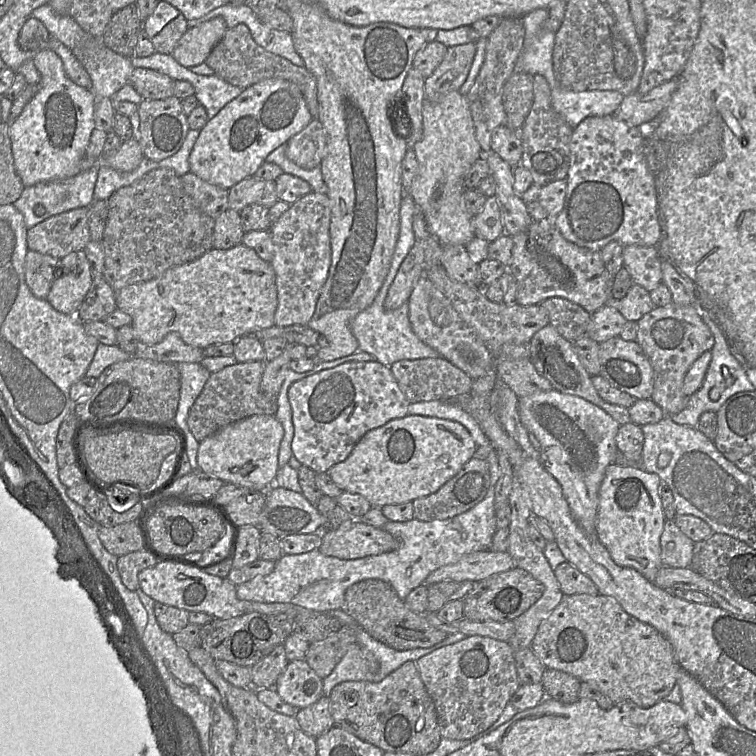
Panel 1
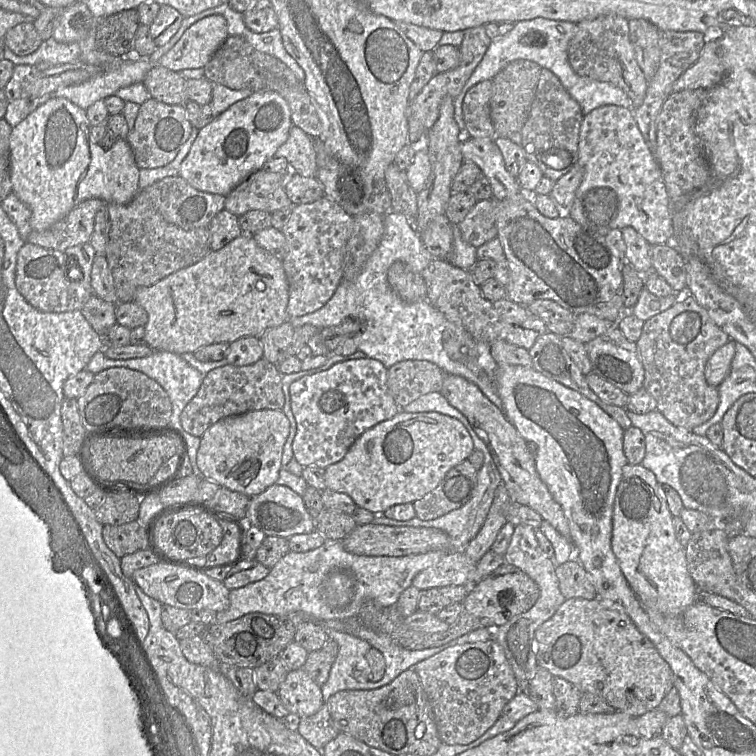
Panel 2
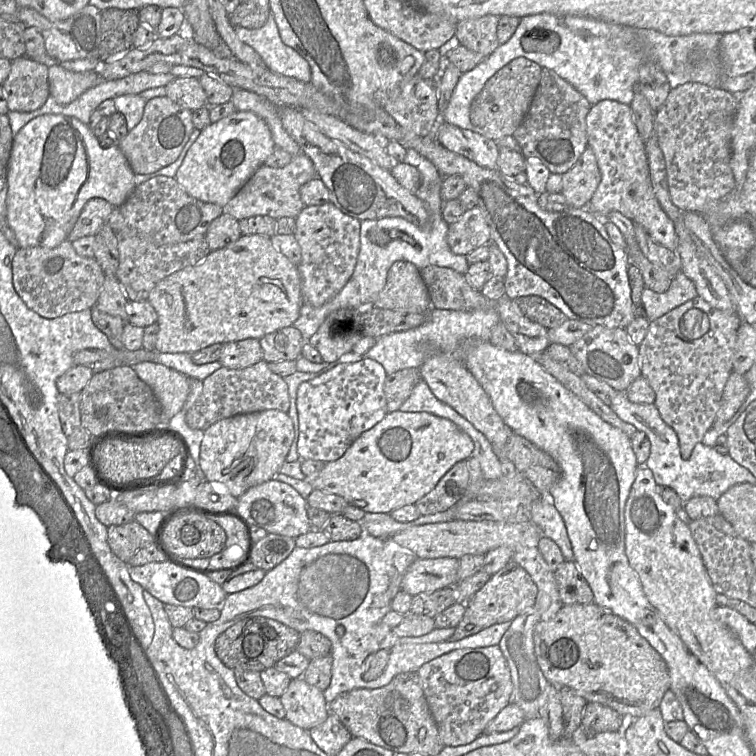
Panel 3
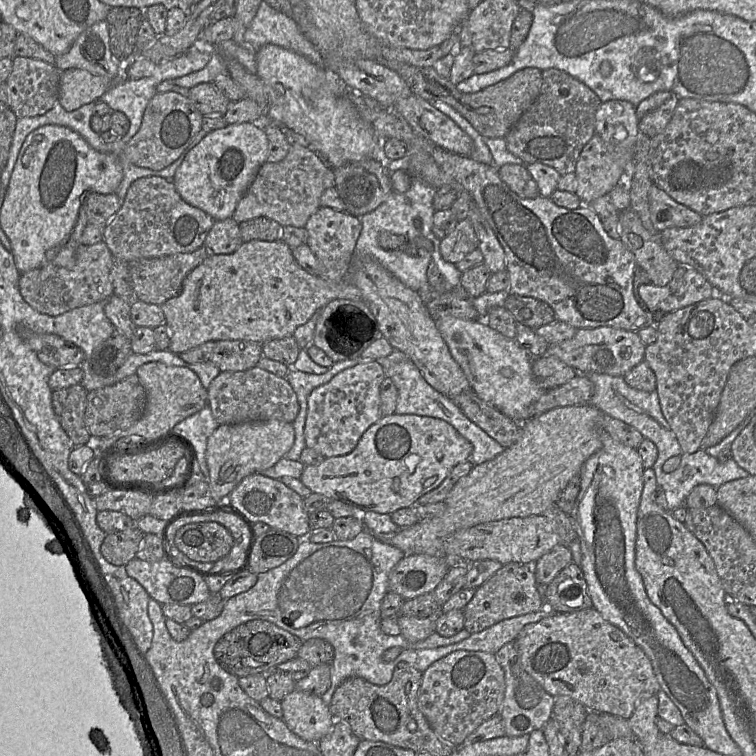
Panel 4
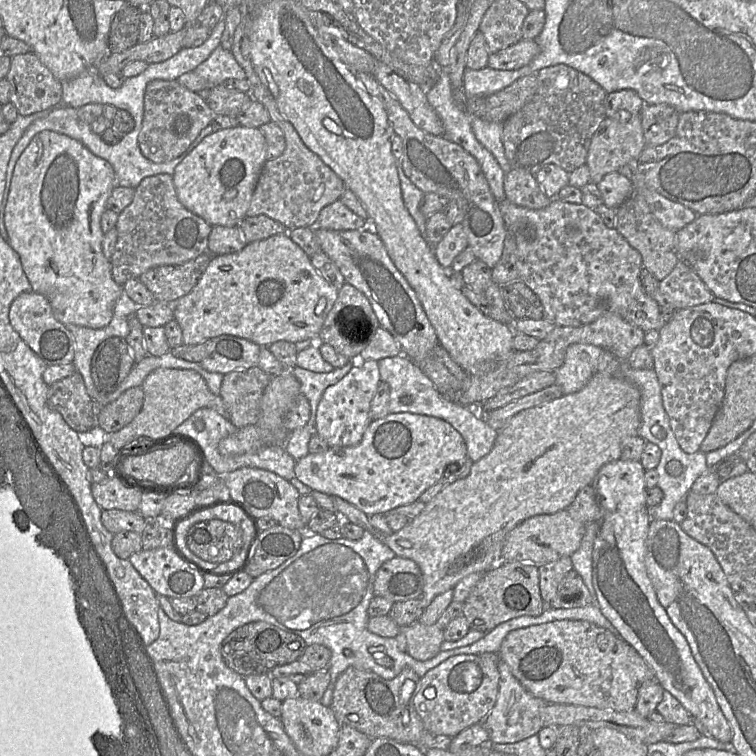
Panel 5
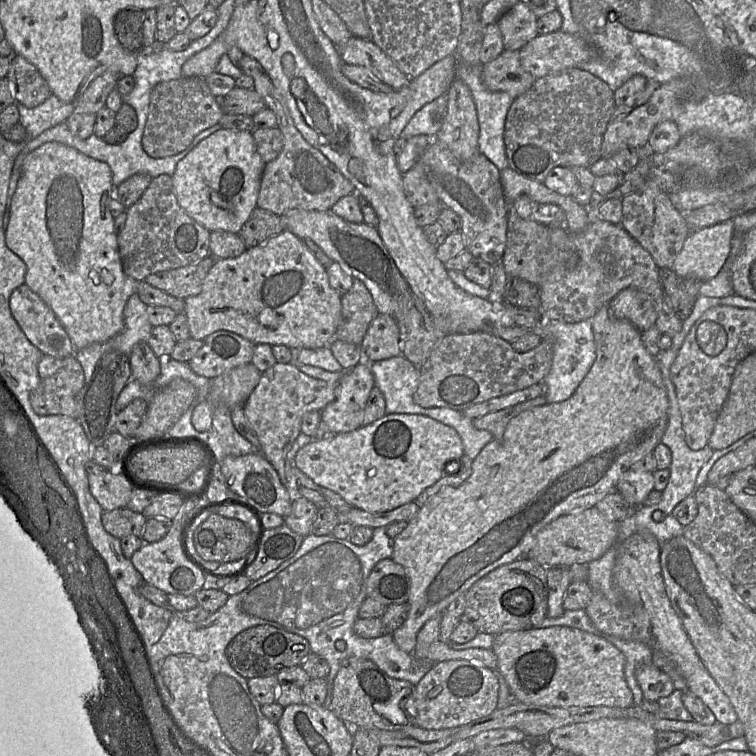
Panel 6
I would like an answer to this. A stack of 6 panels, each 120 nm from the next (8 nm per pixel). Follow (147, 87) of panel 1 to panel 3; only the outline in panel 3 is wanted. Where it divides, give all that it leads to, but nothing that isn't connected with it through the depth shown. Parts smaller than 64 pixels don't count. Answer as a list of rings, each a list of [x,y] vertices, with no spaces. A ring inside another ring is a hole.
[[[178,77],[165,86],[166,97],[191,111],[207,106],[207,95],[195,78]]]

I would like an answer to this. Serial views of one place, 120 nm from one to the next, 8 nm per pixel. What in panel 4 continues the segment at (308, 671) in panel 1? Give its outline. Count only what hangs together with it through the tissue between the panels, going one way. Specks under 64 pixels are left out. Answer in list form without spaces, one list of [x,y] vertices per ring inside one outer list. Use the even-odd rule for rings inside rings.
[[[295,689],[280,702],[282,719],[303,740],[318,743],[332,731],[336,719],[321,697]]]

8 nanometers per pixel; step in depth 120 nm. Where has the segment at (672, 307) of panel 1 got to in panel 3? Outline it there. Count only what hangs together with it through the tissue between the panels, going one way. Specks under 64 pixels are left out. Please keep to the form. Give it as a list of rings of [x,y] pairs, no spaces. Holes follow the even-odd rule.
[[[697,296],[650,321],[644,340],[638,345],[641,375],[655,392],[654,404],[661,418],[676,432],[683,459],[691,456],[694,446],[702,441],[705,433],[714,424],[725,384],[733,369],[732,358],[741,322],[736,312],[713,308]]]

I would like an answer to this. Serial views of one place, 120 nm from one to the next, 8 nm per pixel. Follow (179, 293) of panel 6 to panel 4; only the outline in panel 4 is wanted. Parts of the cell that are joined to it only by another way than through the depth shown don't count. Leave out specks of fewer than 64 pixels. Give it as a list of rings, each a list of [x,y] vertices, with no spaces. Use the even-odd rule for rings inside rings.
[[[203,245],[193,252],[139,259],[128,263],[136,298],[148,304],[162,305],[168,299],[180,293],[186,275],[201,264],[208,256],[209,253]]]

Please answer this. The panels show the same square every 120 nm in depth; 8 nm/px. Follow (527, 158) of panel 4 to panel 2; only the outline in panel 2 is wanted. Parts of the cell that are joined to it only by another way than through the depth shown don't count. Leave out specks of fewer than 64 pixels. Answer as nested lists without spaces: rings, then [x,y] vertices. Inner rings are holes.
[[[542,68],[535,99],[532,103],[528,118],[521,129],[521,147],[524,150],[526,161],[539,167],[544,177],[557,181],[569,172],[578,160],[578,140],[582,120],[584,118],[581,106],[567,92],[559,78],[550,70]]]

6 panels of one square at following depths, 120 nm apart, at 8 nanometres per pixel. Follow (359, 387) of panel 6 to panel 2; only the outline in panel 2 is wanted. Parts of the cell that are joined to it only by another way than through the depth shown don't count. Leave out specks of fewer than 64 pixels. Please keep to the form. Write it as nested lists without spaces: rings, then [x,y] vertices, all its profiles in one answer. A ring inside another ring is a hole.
[[[366,357],[363,359],[348,360],[337,363],[332,367],[330,367],[328,370],[321,371],[319,373],[312,375],[306,375],[292,382],[289,391],[290,391],[290,400],[291,400],[291,410],[296,420],[296,435],[292,443],[293,458],[296,459],[296,461],[303,467],[320,467],[325,469],[328,466],[342,460],[346,455],[347,451],[349,450],[349,448],[351,447],[351,445],[365,431],[397,415],[400,412],[401,408],[397,406],[397,404],[395,403],[394,399],[392,398],[392,396],[388,391],[387,372],[388,369],[385,368],[381,362]]]

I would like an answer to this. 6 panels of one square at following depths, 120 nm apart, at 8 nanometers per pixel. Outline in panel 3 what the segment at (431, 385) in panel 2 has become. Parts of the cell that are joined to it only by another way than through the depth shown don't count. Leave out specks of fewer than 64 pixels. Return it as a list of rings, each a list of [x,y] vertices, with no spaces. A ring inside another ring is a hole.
[[[406,368],[387,375],[384,383],[384,394],[388,413],[400,409],[420,379],[422,378],[417,368]]]

